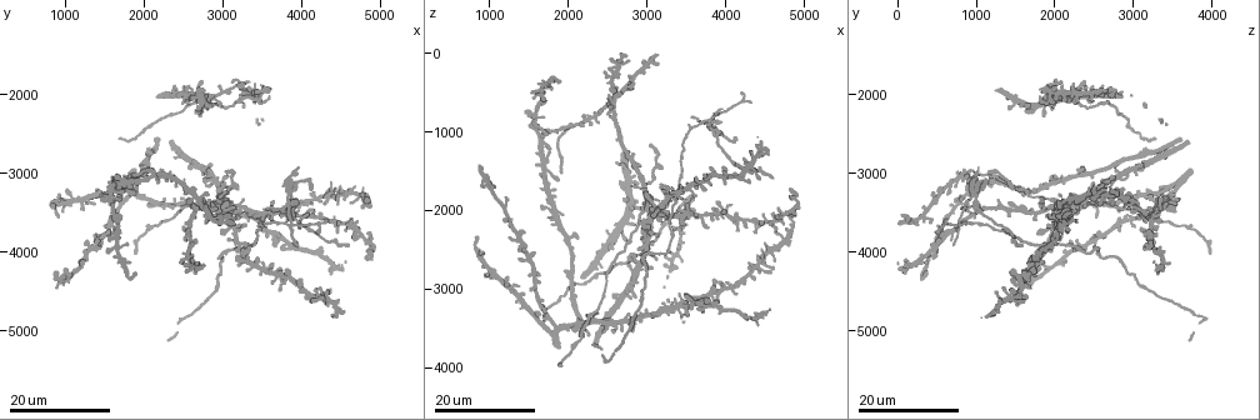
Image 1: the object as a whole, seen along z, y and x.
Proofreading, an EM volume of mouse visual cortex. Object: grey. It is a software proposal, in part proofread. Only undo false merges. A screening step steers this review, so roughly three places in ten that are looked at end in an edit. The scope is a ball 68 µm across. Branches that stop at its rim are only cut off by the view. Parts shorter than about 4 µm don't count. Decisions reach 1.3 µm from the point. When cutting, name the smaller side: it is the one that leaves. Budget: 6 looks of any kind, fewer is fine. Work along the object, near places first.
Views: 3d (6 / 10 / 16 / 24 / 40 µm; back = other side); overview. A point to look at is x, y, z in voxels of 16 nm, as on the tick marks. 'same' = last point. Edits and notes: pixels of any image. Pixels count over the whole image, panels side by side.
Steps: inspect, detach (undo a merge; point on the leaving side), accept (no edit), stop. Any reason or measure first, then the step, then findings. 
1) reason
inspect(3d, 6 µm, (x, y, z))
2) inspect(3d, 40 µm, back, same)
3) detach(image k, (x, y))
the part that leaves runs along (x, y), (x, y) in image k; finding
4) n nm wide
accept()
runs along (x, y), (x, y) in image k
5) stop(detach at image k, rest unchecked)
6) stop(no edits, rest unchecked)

inspect(3d, 16 µm, (2100, 2950, 900))

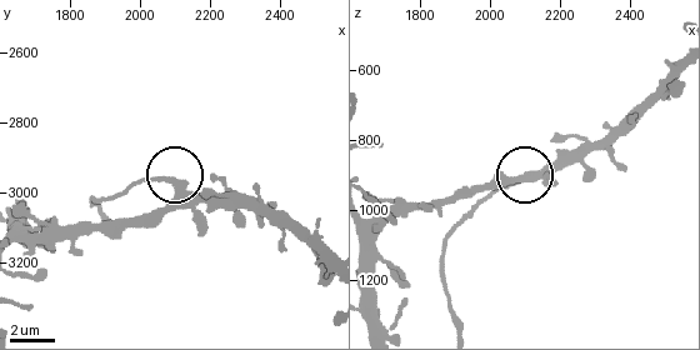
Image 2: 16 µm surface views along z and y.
inspect(3d, 10 µm, same)

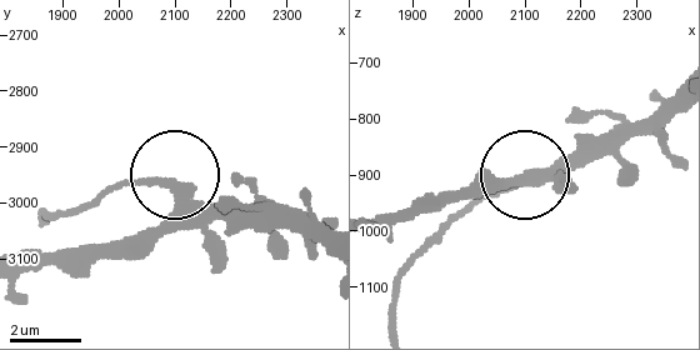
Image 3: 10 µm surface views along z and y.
detach(image 3, (125, 183))
a second cell is stuck on

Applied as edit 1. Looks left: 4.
looks like a crossing
inspect(3d, 16 µm, (3900, 3650, 800))

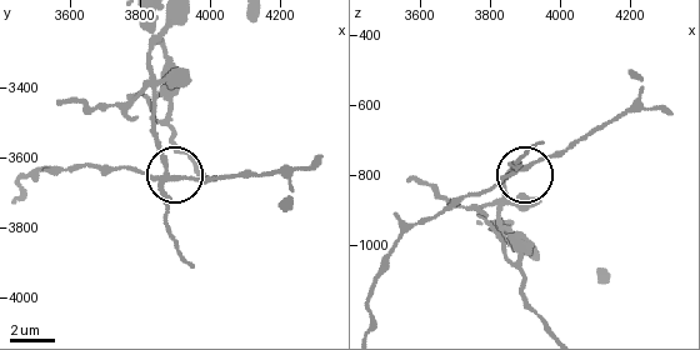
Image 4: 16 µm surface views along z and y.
inspect(3d, 10 µm, same)

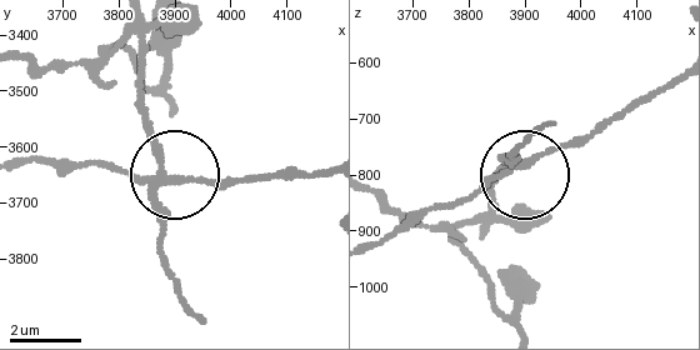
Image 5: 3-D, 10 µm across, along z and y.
210 nm wide
detach(image 5, (161, 234))
the part that leaves runs along (159, 179), (138, 48), (108, 48), (123, 51), (165, 101) in image 5; a second cell is stuck on

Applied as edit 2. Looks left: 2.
branch point
inspect(3d, 16 µm, (2950, 3350, 1950))

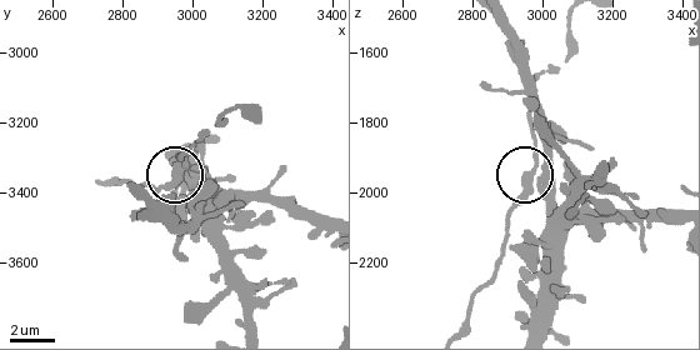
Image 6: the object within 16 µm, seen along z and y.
zoom in
inspect(3d, 10 µm, (2950, 3350, 1990))

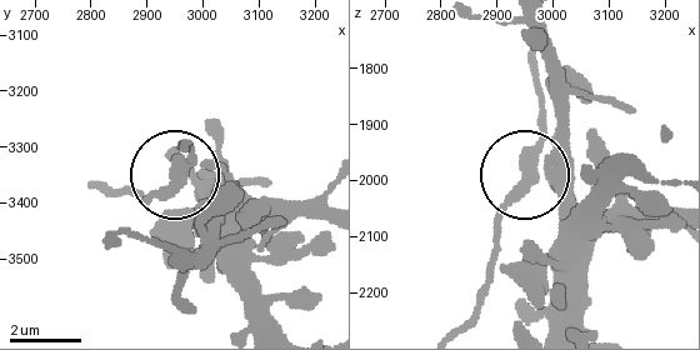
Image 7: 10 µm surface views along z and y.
340 nm wide
accept()
one cell here

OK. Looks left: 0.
stop(detach at image 3, detach at image 5, rest unchecked)

